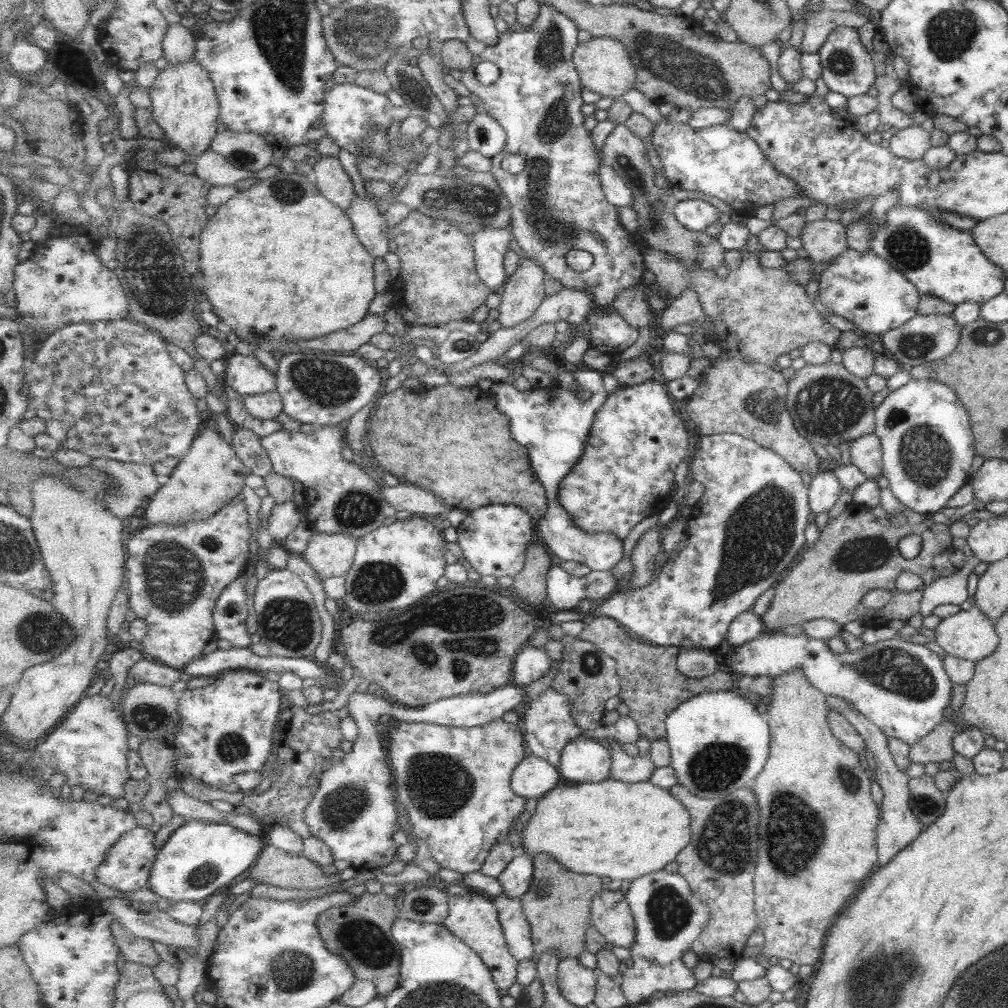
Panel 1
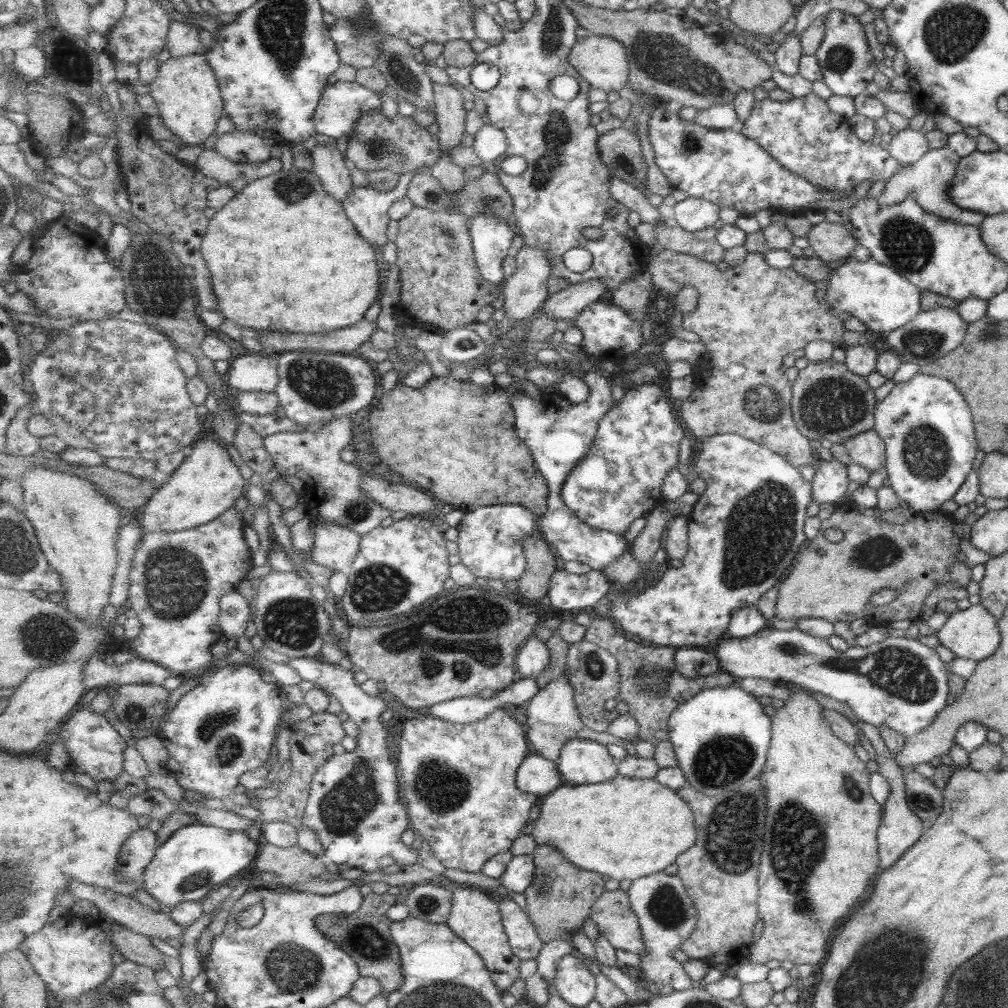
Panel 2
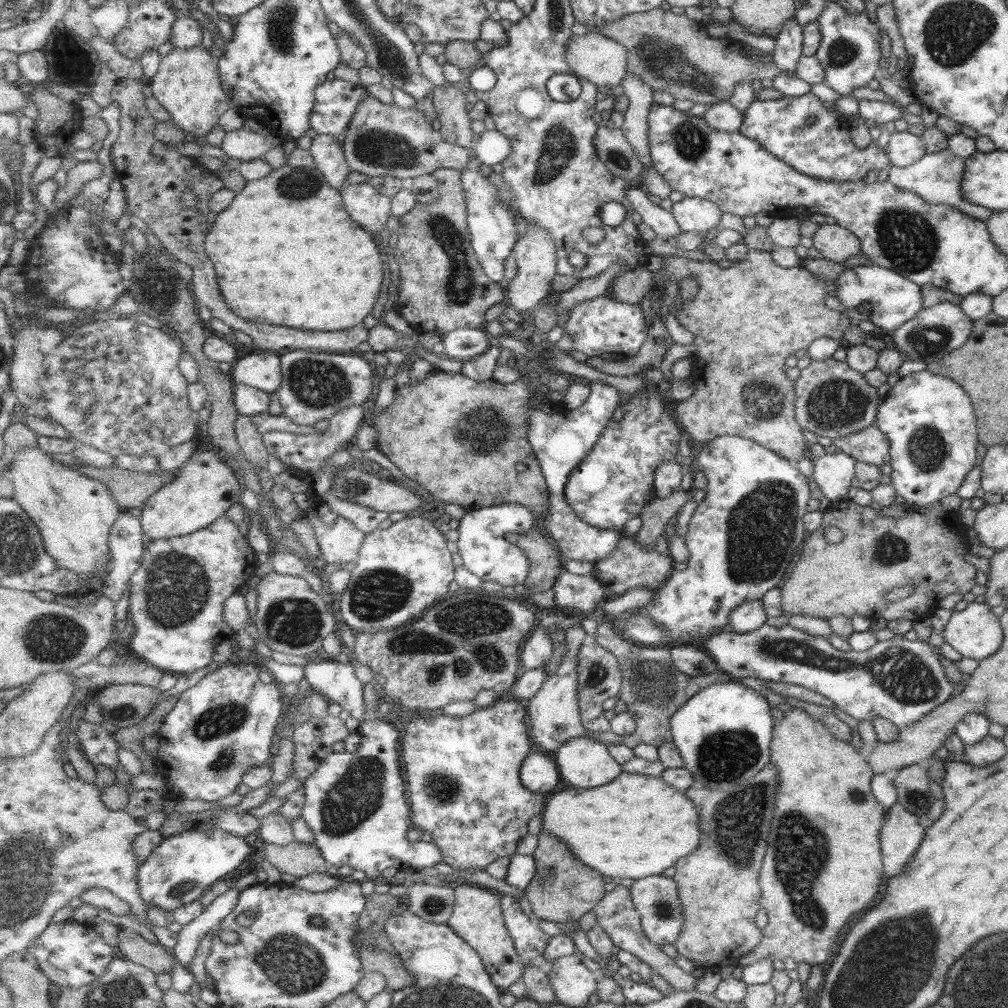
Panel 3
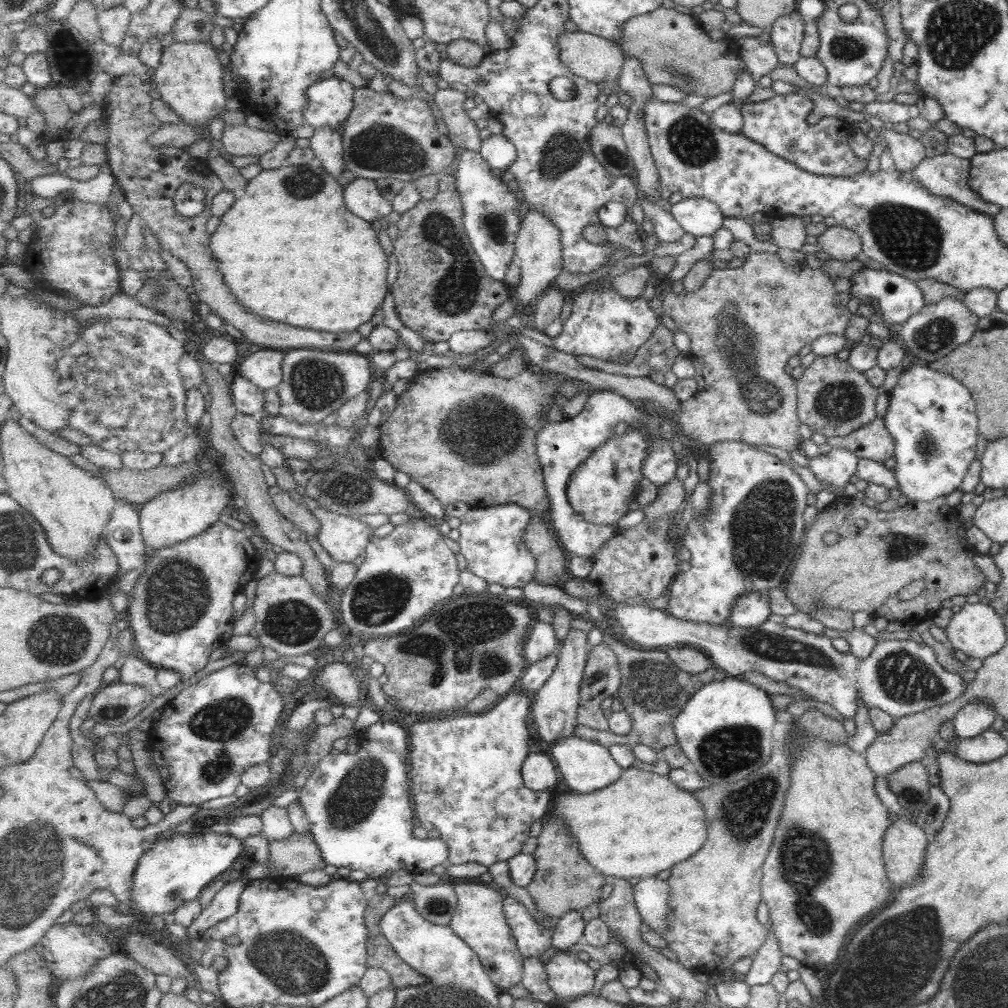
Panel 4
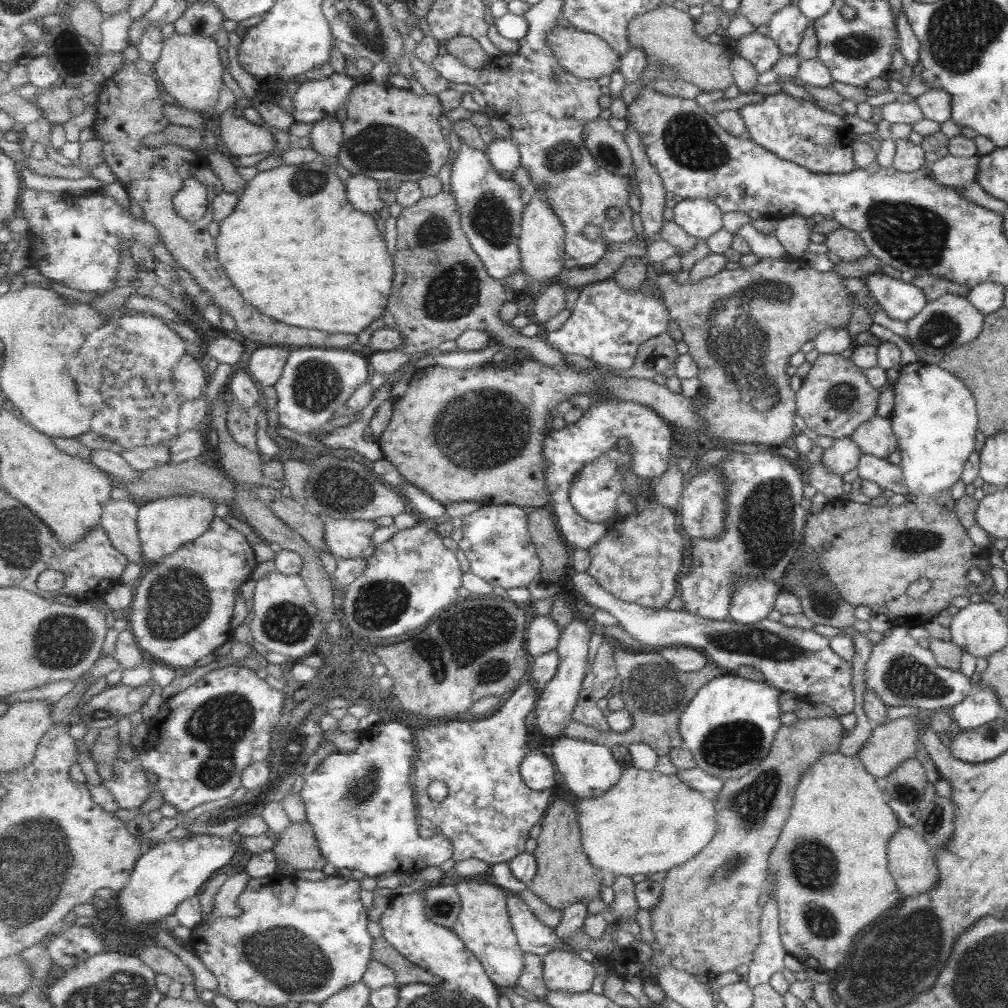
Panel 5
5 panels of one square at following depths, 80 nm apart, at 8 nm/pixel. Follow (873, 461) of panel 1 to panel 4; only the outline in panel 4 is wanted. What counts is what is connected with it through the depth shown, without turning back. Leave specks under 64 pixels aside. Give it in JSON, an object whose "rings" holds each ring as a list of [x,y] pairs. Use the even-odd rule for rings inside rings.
{"rings":[[[875,417],[871,422],[840,437],[826,437],[831,448],[844,448],[859,458],[883,463],[892,457],[893,441],[884,427],[883,419]]]}

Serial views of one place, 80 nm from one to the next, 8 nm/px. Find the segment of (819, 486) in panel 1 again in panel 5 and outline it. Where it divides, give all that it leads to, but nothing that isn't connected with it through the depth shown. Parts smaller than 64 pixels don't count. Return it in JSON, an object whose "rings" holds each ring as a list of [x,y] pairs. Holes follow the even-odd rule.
{"rings":[[[842,436],[835,438],[829,448],[823,449],[820,463],[841,477],[856,467],[860,455],[854,440],[851,440],[850,436]]]}

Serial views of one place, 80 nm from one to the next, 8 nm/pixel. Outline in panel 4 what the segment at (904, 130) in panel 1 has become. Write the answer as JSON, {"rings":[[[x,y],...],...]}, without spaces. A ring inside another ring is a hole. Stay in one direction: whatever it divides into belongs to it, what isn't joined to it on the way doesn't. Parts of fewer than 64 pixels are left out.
{"rings":[[[882,129],[878,132],[878,140],[886,147],[897,171],[910,171],[924,157],[923,146],[907,134]]]}

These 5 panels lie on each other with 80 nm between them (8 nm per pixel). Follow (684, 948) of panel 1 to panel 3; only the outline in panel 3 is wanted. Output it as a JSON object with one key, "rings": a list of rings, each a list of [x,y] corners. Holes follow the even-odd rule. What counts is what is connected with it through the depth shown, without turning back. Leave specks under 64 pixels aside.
{"rings":[[[663,875],[646,876],[634,881],[630,891],[636,909],[641,913],[647,938],[659,946],[675,945],[686,923],[686,910],[680,897],[678,882],[673,877]]]}

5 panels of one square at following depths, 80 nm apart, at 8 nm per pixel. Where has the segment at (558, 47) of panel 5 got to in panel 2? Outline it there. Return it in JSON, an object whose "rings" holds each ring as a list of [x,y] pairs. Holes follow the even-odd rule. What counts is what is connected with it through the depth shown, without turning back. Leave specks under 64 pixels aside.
{"rings":[[[589,34],[587,37],[578,37],[578,42],[570,52],[570,64],[578,69],[579,75],[593,88],[600,88],[606,93],[628,87],[630,83],[630,59],[628,48],[615,37],[599,34]]]}

